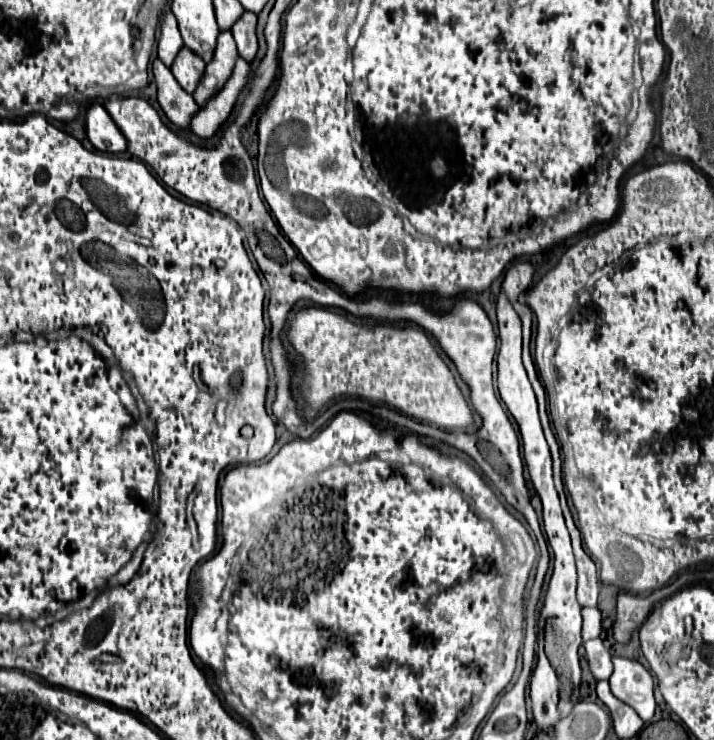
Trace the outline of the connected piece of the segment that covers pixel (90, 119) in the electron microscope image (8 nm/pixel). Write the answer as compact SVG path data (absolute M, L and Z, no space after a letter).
M92 105L86 115L86 133L92 145L104 153L124 153L126 151L126 137L114 119L104 111L102 105Z

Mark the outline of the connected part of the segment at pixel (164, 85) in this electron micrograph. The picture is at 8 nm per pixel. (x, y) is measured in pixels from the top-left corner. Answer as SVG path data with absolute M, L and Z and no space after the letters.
M160 59L154 61L152 69L154 69L156 85L158 85L158 103L162 111L166 113L170 123L174 123L178 129L190 131L190 117L194 117L194 109L198 109L194 97L188 95L178 85L172 71Z

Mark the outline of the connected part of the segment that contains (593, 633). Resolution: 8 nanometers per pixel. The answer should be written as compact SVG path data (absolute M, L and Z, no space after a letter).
M584 607L582 609L582 617L584 617L584 627L582 627L582 637L584 641L588 639L596 639L602 631L602 619L600 619L600 611L596 607Z

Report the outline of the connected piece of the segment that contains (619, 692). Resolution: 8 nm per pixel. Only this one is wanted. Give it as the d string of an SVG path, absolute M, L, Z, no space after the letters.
M612 657L614 673L610 677L612 693L630 705L644 723L650 723L654 717L657 703L654 696L654 677L640 663L624 657Z

